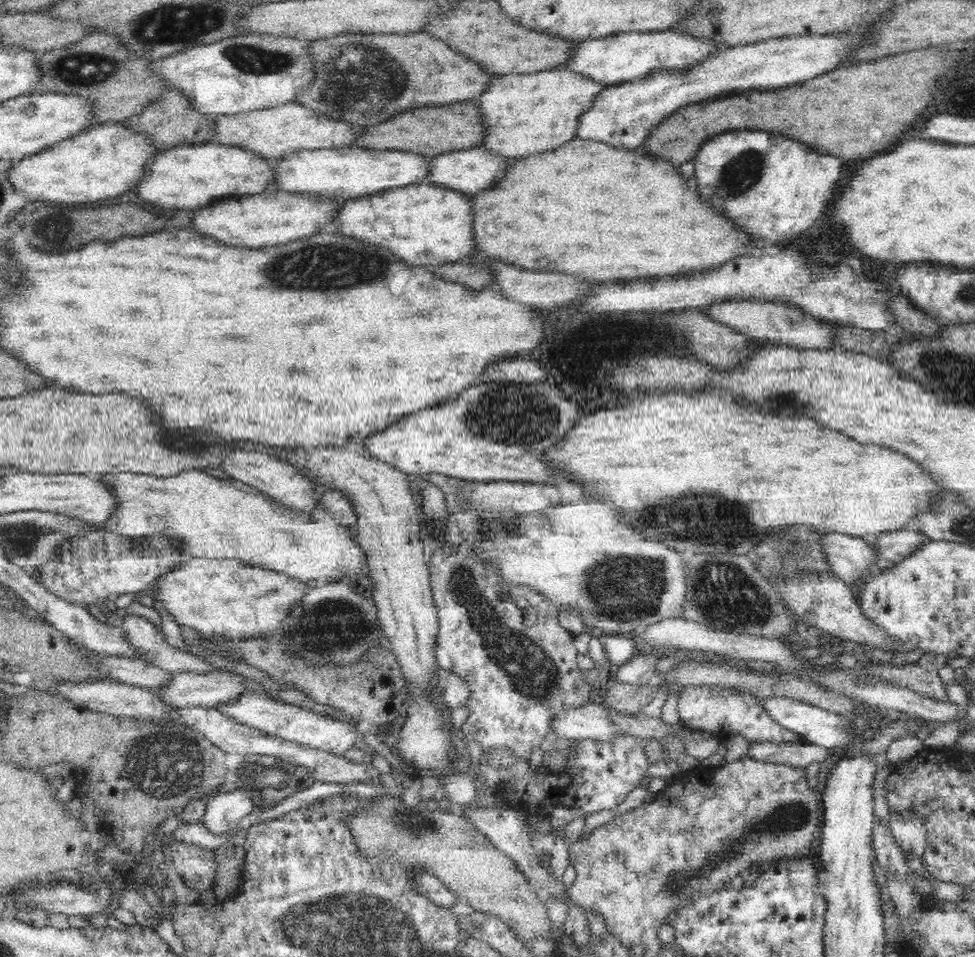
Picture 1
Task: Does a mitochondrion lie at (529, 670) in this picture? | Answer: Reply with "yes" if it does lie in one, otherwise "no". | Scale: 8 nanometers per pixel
yes

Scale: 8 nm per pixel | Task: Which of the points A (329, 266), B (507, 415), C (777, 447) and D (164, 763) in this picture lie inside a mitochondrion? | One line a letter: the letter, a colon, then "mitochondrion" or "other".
A: mitochondrion
B: mitochondrion
C: other
D: mitochondrion

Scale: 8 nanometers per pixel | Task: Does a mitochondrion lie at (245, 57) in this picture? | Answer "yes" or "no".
yes

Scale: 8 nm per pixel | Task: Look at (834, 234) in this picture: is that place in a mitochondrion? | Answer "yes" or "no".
no

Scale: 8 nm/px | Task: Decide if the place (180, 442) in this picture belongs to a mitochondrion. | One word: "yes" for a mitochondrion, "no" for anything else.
yes

